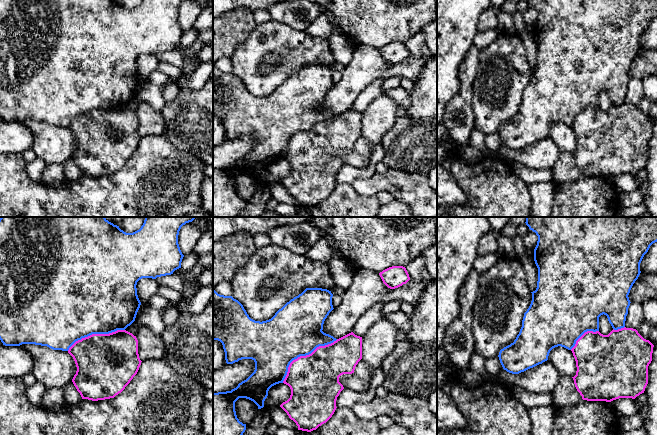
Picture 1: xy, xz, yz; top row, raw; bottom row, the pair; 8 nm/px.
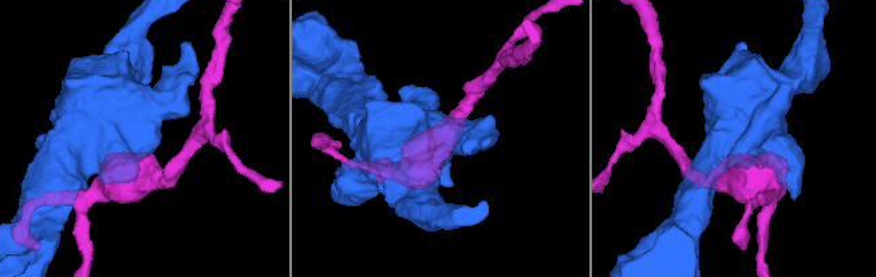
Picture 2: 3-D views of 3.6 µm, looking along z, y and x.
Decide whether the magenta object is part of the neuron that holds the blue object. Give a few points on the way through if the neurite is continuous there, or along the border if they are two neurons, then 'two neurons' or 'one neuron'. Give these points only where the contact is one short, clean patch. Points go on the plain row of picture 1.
two neurons

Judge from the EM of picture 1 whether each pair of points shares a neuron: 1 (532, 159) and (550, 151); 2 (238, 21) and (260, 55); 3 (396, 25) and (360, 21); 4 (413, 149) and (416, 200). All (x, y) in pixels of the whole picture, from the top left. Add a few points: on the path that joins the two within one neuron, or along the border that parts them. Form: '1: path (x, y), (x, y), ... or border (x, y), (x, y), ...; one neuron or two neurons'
1: path (536, 156), (546, 153); one neuron
2: border (257, 24), (236, 47), (233, 54); two neurons
3: path (387, 21), (369, 21); one neuron
4: border (391, 167), (397, 170), (426, 174); two neurons

